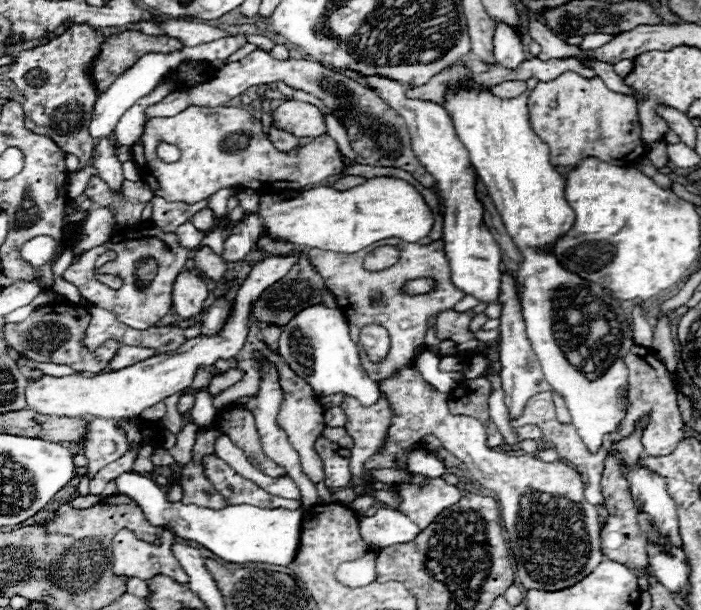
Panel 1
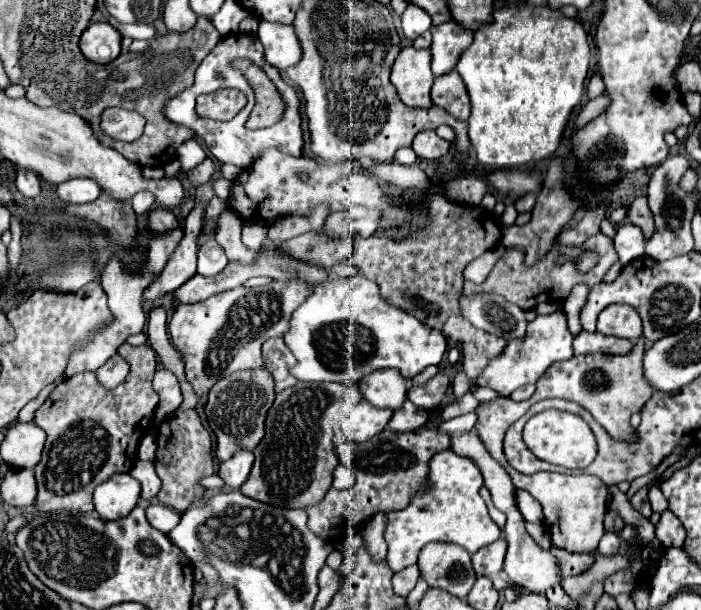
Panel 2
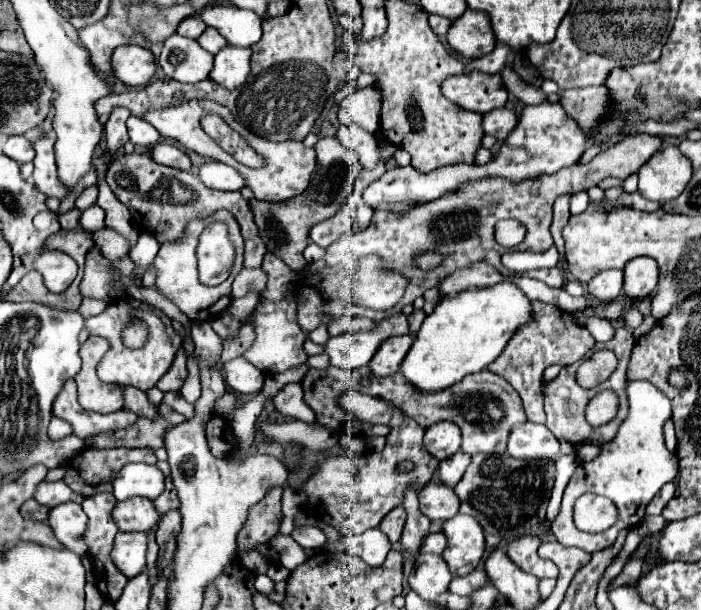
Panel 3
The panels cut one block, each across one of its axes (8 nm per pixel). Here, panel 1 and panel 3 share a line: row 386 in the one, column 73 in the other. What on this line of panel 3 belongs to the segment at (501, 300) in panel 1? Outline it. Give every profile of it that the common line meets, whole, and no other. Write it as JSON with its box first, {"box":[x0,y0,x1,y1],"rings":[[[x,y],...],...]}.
{"box":[48,502,86,556],"rings":[[[66,502],[50,510],[48,524],[52,526],[56,538],[72,552],[86,556],[84,530],[86,530],[86,514],[80,504]]]}

